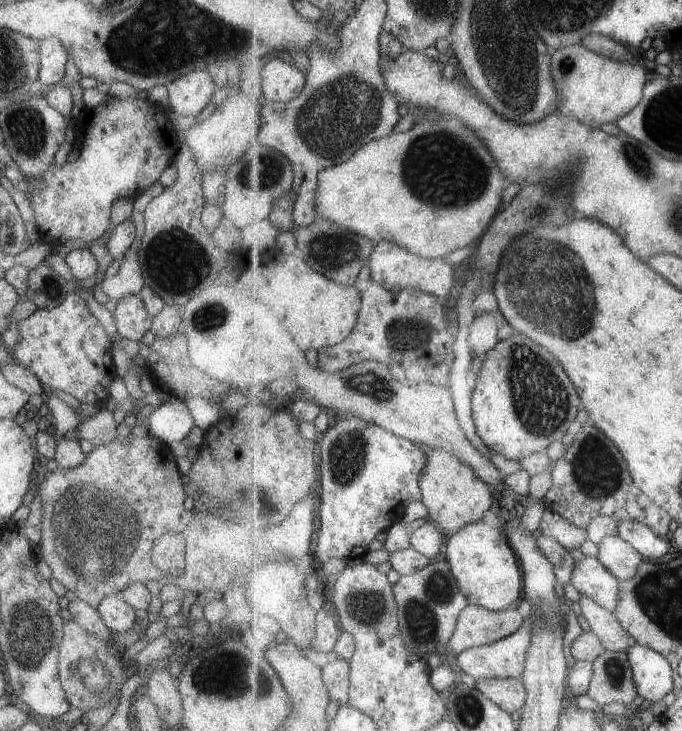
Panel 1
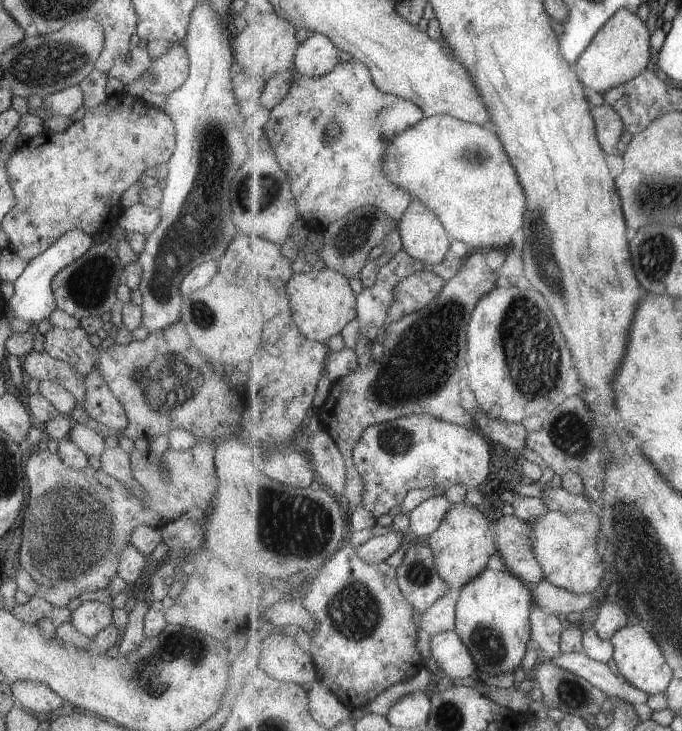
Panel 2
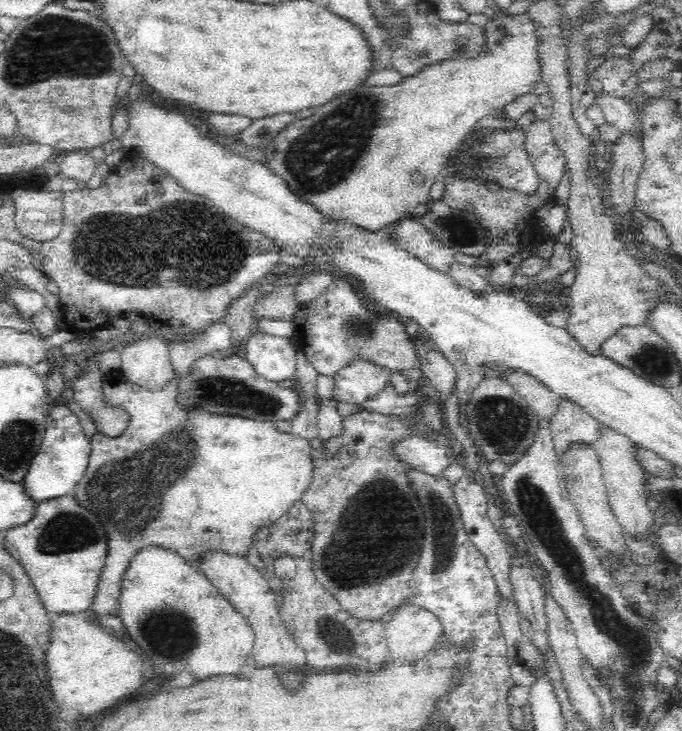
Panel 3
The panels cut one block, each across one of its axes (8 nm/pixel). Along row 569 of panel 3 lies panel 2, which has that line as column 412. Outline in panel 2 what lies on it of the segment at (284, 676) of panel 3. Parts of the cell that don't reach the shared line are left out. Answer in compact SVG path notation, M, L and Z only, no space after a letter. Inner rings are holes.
M414 198L399 224L403 236L403 250L425 264L443 262L451 246L452 237L445 230L441 218L421 198Z

